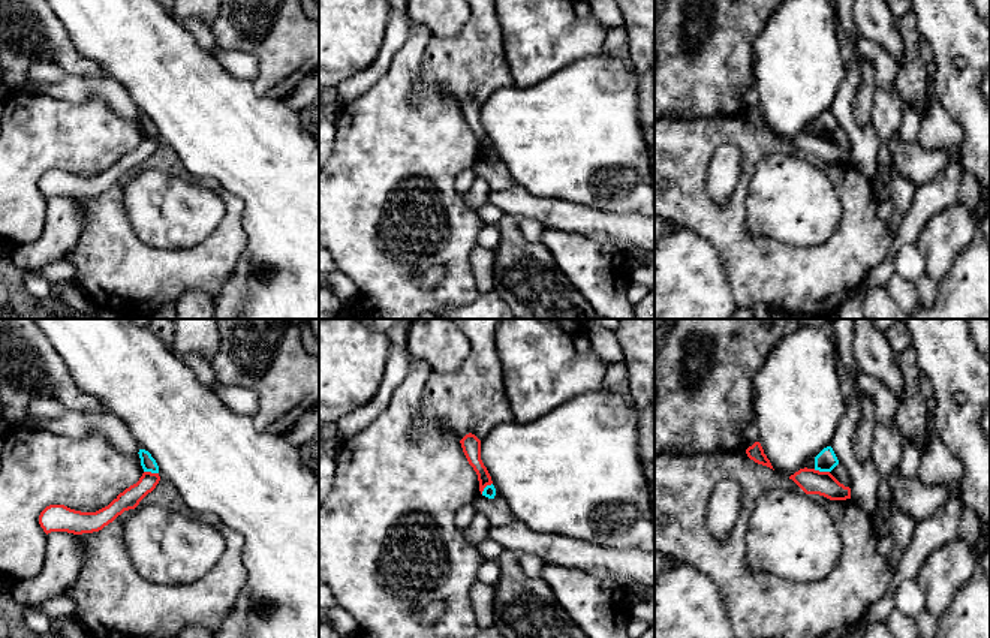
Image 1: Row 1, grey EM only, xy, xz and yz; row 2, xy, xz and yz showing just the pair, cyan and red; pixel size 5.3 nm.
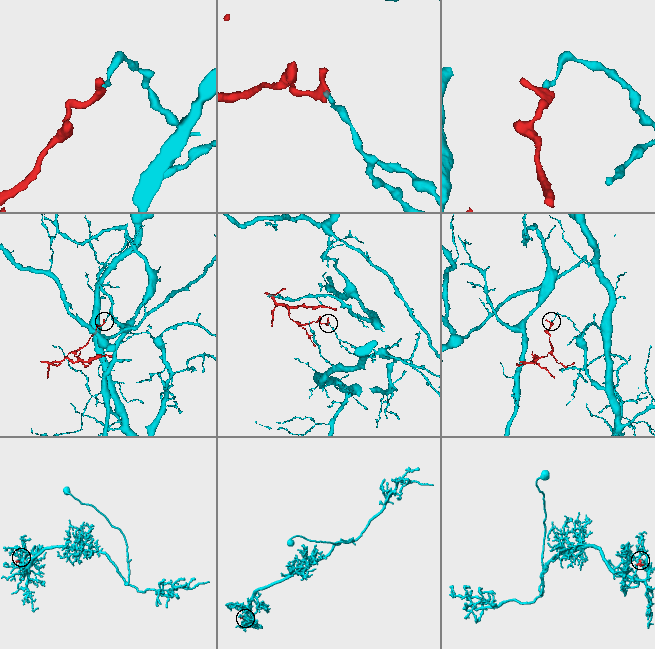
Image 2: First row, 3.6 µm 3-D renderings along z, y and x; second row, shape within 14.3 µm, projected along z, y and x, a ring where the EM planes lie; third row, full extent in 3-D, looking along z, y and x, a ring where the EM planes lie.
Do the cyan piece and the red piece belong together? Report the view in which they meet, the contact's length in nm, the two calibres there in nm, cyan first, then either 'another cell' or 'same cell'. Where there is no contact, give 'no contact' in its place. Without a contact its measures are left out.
meets cyan in yz; contact 90 nm long; 110 nm thick on the cyan side, 140 nm on the other; another cell

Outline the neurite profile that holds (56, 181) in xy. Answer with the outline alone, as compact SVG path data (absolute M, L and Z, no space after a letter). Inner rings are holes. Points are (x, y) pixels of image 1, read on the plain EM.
M144 136L136 148L126 153L108 171L96 177L81 177L64 169L49 169L40 177L39 189L46 199L51 196L73 199L99 196L124 175L135 174L156 153L159 145L159 138Z

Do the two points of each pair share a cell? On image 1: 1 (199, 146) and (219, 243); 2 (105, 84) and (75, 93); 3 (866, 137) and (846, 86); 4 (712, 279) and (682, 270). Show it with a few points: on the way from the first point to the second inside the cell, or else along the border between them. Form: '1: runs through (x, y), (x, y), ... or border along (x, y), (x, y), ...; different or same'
1: border along (190, 175), (199, 180), (213, 178), (235, 196); different
2: runs through (98, 87), (83, 89); same
3: runs through (852, 126), (846, 120), (846, 99); same
4: runs through (704, 279), (689, 277); same

